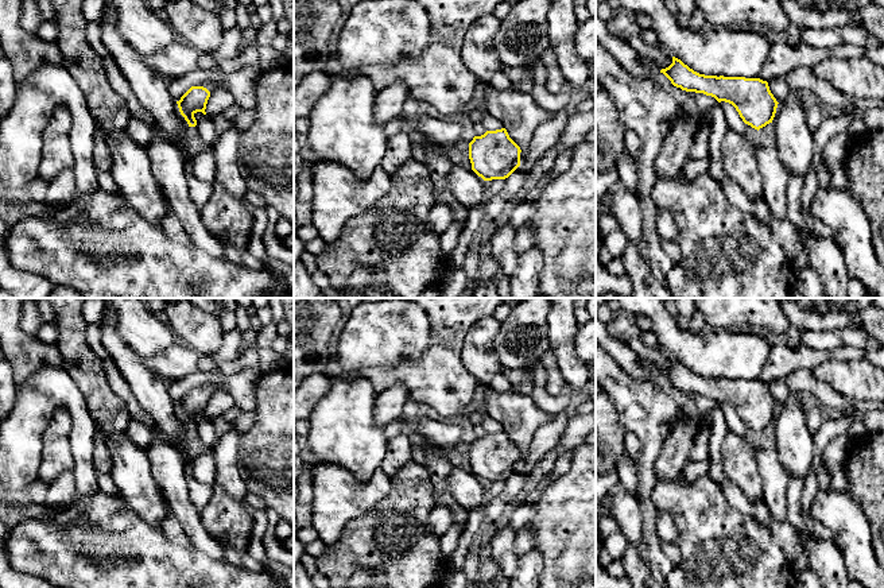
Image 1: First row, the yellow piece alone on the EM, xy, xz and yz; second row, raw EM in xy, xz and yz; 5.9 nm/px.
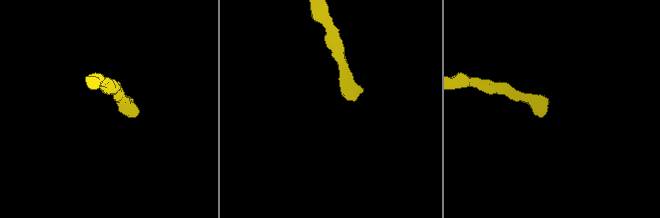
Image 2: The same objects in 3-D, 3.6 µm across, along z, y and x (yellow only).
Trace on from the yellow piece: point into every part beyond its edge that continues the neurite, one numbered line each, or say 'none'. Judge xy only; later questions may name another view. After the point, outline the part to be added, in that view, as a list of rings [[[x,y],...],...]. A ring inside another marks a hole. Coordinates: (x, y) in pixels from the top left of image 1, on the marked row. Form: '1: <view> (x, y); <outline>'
1: xy (212, 85); [[[210,81],[210,82],[203,85],[203,88],[206,88],[209,92],[213,92],[217,88],[222,88],[222,86],[225,86],[225,84],[221,81]]]

